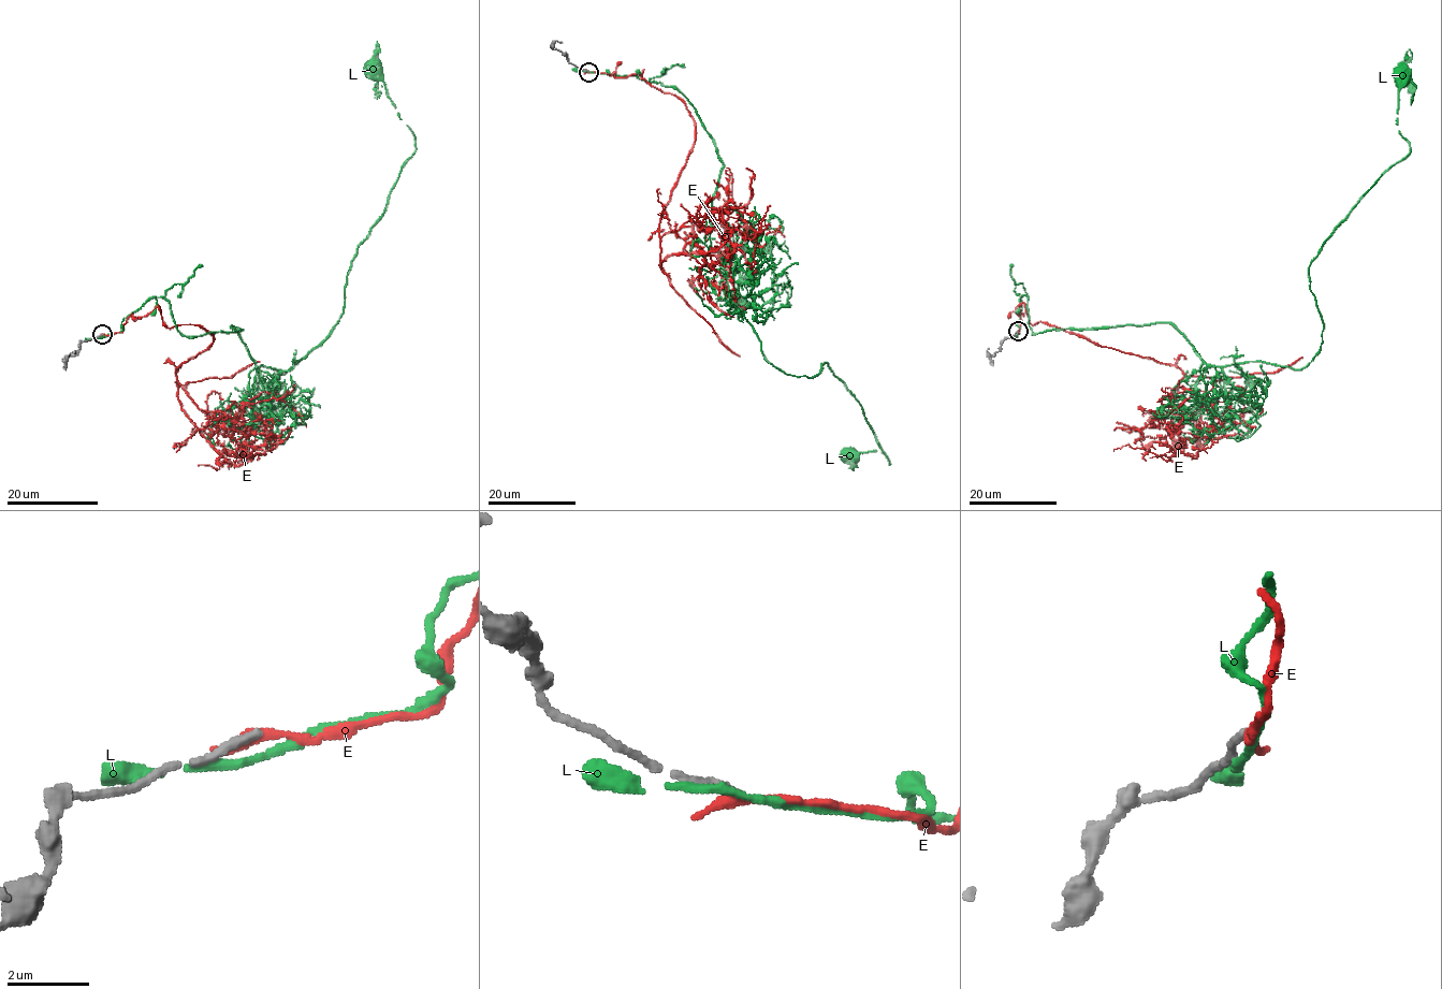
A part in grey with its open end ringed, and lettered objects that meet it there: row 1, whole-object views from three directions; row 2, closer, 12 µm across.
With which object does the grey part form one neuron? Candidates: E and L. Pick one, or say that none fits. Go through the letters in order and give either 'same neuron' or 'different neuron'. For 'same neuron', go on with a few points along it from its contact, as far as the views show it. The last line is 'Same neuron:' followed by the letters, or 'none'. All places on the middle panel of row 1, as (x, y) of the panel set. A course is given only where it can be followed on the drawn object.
E: different neuron
L: different neuron
Same neuron: none

